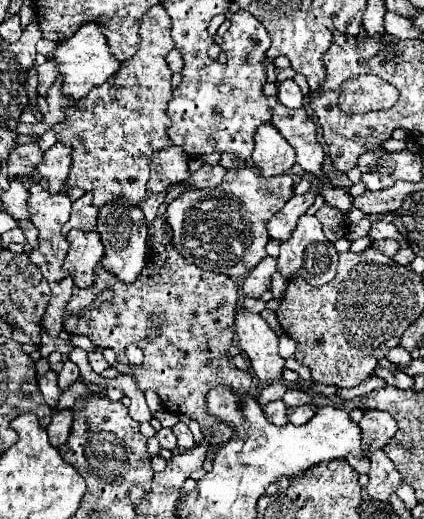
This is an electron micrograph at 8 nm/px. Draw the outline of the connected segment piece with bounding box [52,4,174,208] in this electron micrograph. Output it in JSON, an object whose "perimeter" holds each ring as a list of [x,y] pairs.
{"perimeter":[[[162,4],[152,6],[140,20],[140,46],[136,48],[136,54],[122,62],[120,70],[112,74],[102,86],[94,88],[88,96],[80,100],[72,100],[76,106],[64,108],[66,120],[60,124],[52,126],[52,132],[56,132],[56,140],[70,146],[70,174],[66,186],[78,186],[86,192],[92,192],[94,196],[94,206],[102,208],[104,204],[126,198],[130,206],[140,206],[140,202],[146,198],[146,182],[148,182],[148,158],[152,152],[162,150],[170,146],[172,142],[168,140],[168,116],[164,106],[172,98],[172,70],[166,64],[168,52],[174,48],[172,36],[170,36],[170,20]]]}

